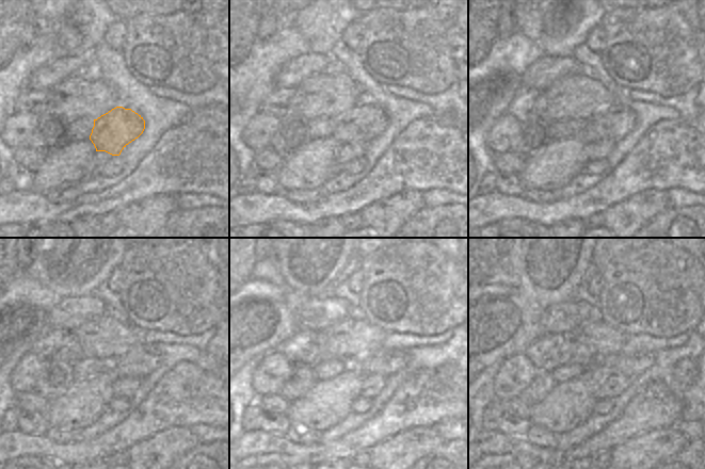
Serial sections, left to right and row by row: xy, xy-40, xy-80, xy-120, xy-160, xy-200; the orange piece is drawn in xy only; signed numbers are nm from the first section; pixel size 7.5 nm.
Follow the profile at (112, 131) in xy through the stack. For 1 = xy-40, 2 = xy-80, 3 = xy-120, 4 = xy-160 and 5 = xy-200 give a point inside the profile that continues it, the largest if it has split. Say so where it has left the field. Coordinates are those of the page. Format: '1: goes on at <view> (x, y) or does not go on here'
1: goes on at xy-40 (364, 123)
2: goes on at xy-80 (617, 122)
3: goes on at xy-120 (142, 359)
4: goes on at xy-160 (385, 362)
5: goes on at xy-200 (630, 366)

